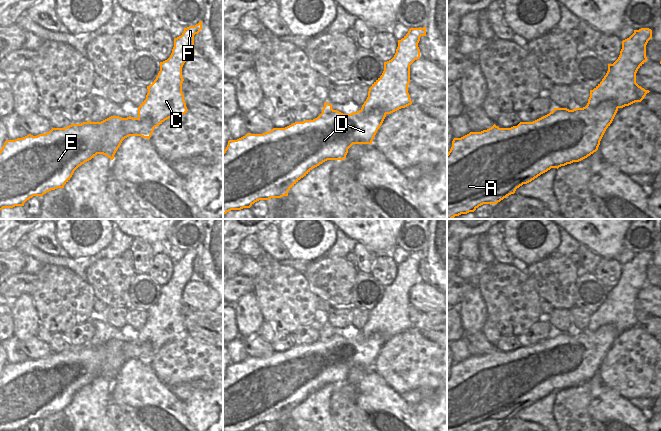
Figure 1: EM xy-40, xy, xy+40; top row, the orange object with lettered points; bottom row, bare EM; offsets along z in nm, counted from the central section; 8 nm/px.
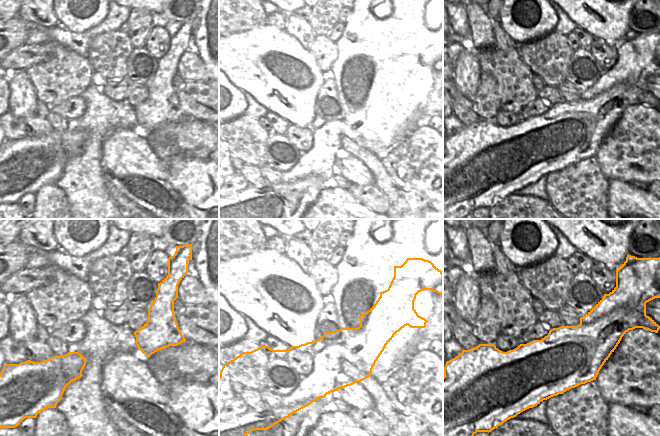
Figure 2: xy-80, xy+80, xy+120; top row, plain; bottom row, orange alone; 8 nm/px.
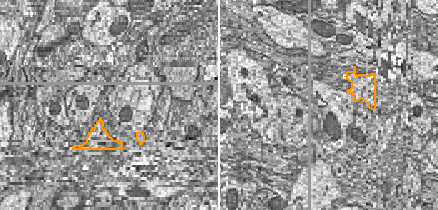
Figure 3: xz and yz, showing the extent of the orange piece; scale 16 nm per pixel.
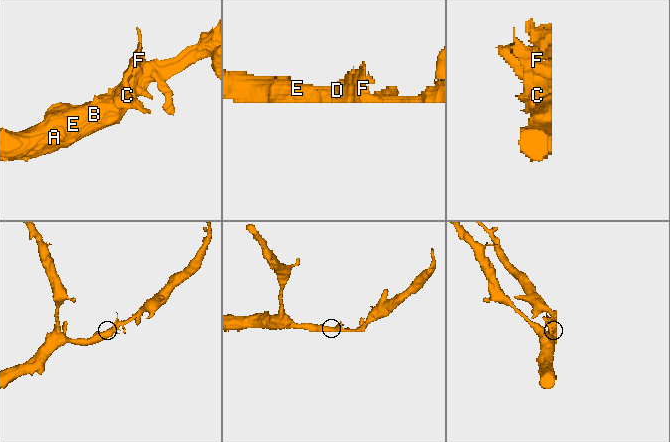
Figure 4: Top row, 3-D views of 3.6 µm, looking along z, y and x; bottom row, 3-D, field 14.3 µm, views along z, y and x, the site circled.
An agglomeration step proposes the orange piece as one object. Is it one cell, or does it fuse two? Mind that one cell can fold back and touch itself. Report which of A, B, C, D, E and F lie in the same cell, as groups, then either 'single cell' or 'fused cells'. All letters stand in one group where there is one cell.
groups A B C D E F; single cell

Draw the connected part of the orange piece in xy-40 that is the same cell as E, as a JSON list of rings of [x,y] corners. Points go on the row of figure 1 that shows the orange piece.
[[[202,21],[184,28],[181,36],[174,39],[170,57],[160,62],[156,79],[147,86],[146,99],[138,107],[138,117],[111,116],[101,122],[71,124],[65,128],[52,128],[45,134],[6,140],[0,150],[0,210],[24,206],[33,196],[43,196],[51,190],[64,188],[74,171],[97,154],[114,159],[122,141],[129,136],[150,139],[154,128],[173,116],[181,116],[188,109],[182,93],[182,67],[195,54],[194,35],[202,29]]]

